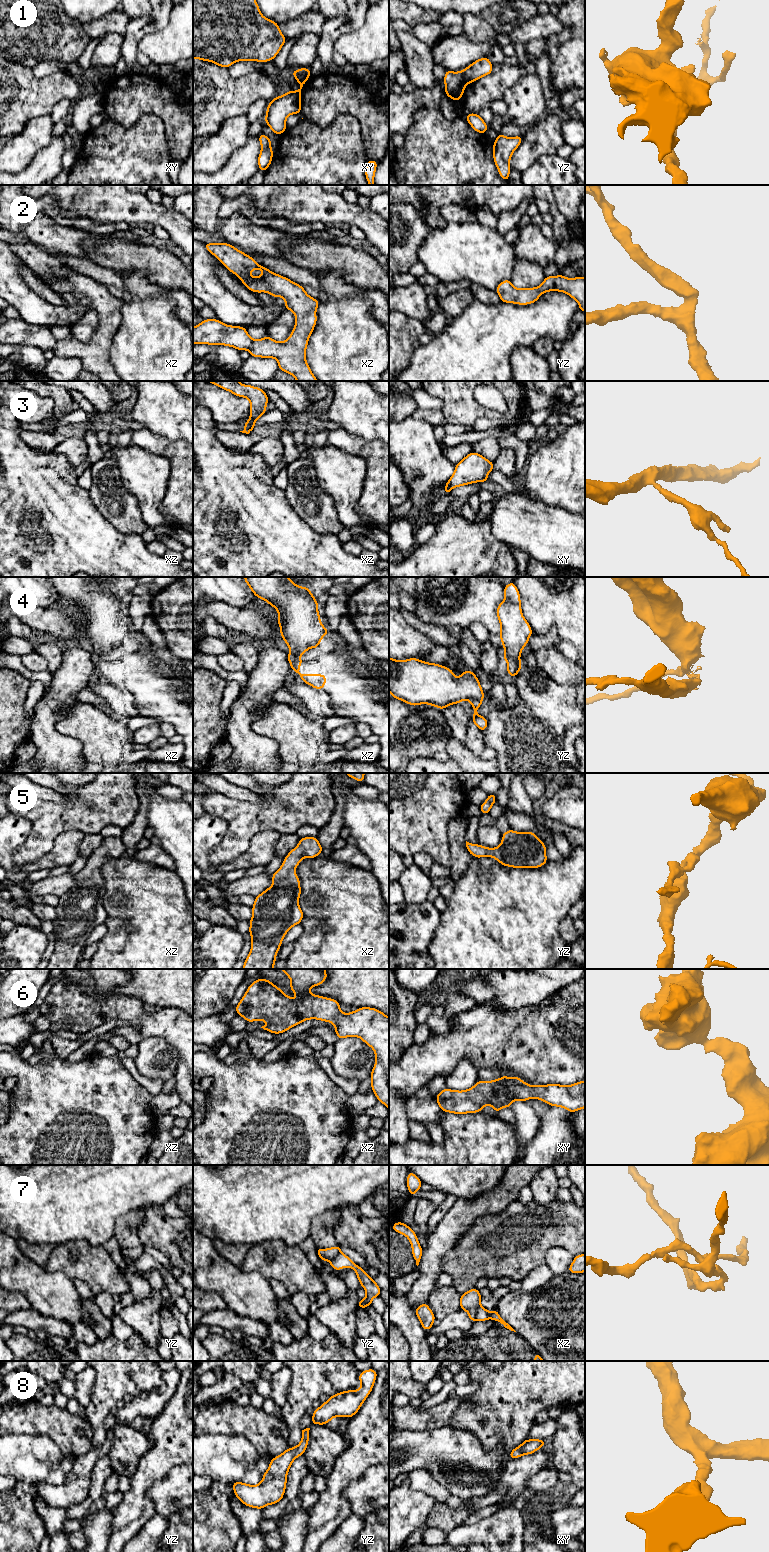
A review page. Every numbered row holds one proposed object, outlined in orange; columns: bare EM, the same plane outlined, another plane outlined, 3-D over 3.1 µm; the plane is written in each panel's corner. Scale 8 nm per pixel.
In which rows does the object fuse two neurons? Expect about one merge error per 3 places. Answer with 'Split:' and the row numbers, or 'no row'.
Split: 1, 3, 4, 7

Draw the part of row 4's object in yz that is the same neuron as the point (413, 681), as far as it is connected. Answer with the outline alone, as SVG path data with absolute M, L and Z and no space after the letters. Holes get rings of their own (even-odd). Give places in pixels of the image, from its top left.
M389 657L389 692L392 698L409 705L428 704L441 710L470 698L483 702L485 695L473 671L466 670L456 679L453 670L443 665L425 662L417 658L399 661L391 657Z

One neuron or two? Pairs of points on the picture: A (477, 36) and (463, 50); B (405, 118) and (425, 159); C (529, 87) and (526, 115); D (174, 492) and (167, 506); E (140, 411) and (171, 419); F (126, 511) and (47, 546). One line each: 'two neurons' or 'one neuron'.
A: two neurons
B: two neurons
C: one neuron
D: one neuron
E: one neuron
F: two neurons

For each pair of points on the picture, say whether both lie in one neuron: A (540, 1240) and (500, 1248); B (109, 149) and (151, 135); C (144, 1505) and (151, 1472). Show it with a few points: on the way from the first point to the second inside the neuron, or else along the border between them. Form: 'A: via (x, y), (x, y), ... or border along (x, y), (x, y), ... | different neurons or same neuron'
A: via (530, 1240), (516, 1240), (510, 1244) | same neuron
B: via (119, 149), (137, 149), (141, 145) | same neuron
C: via (141, 1497), (141, 1482), (143, 1480) | same neuron

